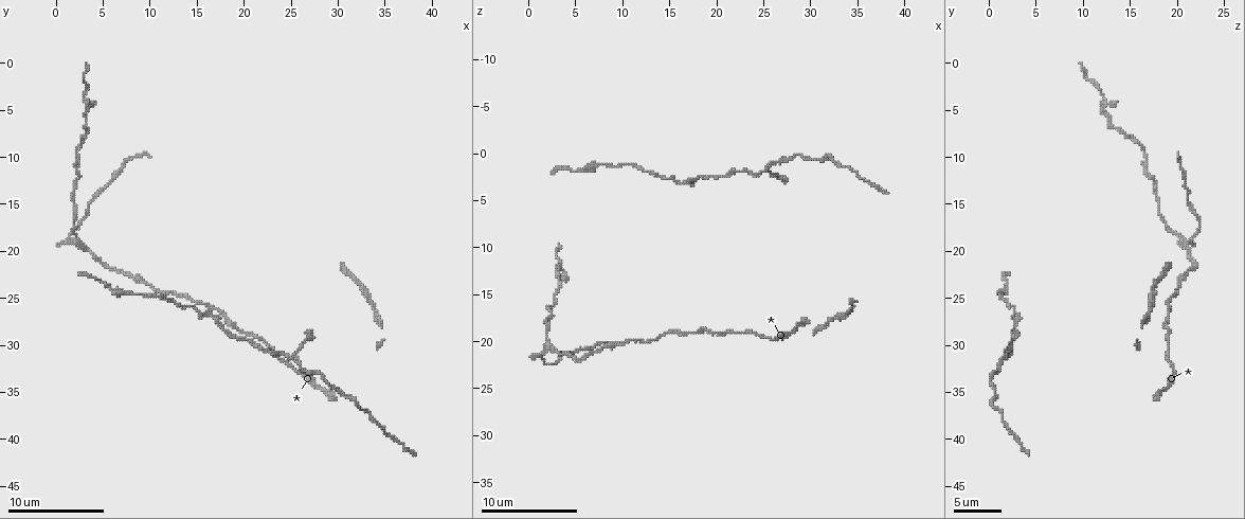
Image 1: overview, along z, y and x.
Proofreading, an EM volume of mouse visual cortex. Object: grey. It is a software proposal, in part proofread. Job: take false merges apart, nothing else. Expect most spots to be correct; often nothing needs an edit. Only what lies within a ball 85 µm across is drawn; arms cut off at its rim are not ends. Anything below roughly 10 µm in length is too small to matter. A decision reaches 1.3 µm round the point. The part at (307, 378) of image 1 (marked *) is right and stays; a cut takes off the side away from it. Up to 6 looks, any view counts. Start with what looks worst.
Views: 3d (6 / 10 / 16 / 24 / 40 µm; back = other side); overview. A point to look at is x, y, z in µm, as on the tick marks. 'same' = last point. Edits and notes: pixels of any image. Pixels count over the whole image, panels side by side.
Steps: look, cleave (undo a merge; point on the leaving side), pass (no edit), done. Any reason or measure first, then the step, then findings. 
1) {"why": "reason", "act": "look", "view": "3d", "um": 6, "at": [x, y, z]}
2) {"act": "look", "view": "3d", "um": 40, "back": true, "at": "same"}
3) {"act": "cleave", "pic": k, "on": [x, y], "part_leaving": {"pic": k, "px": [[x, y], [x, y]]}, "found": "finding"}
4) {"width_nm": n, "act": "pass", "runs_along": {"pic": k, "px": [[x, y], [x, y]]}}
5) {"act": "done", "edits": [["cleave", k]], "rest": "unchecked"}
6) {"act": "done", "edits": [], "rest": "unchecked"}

{"why": "four or more arms meet", "act": "look", "view": "3d", "um": 16, "at": [1.8, 19.2, 20.8]}

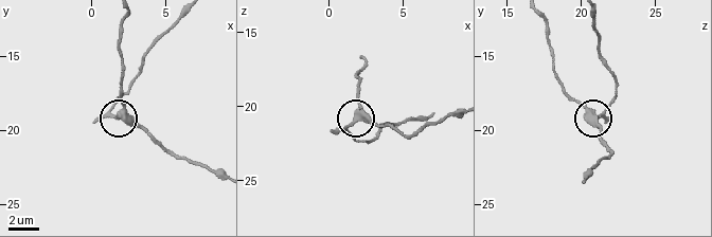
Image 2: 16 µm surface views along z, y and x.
{"width_nm": 360, "act": "pass", "runs_along": {"pic": 2, "px": [[218, 178], [165, 151], [121, 120], [112, 107], [117, 96]]}, "found": "continuous, no second neuron"}

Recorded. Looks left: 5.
{"why": "three arms meet", "act": "look", "view": "3d", "um": 10, "at": [25.4, 31.2, 1.6]}

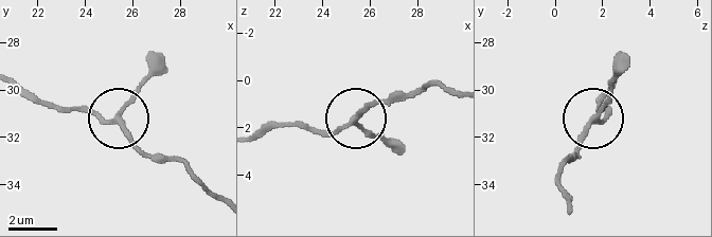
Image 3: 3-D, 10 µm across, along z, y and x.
{"act": "look", "view": "3d", "um": 10, "back": true, "at": [25.2, 31.3, 1.6]}

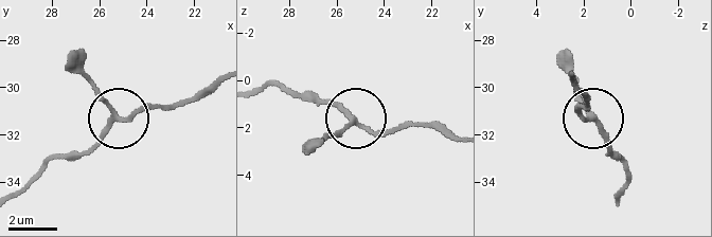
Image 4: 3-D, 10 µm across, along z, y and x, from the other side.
{"width_nm": 190, "act": "pass", "found": "one neuron here"}

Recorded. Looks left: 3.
{"why": "thin neck", "act": "look", "view": "3d", "um": 6, "at": [14.4, 25.8, 2.6]}

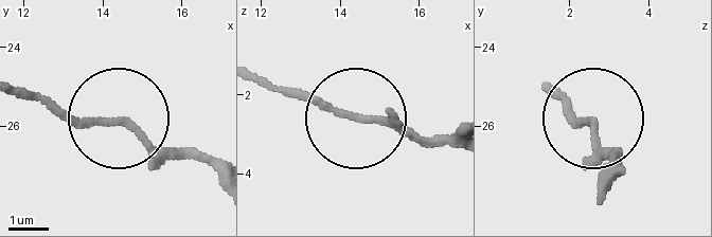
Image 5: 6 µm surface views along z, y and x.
{"act": "pass", "found": "all the same neuron"}

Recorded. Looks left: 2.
{"act": "done", "edits": [], "rest": "unchecked"}

